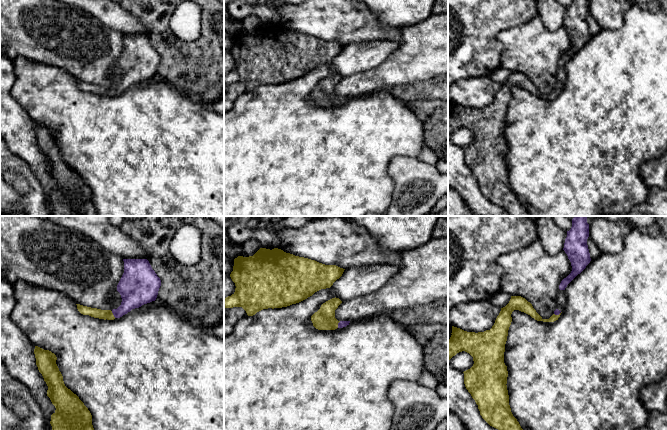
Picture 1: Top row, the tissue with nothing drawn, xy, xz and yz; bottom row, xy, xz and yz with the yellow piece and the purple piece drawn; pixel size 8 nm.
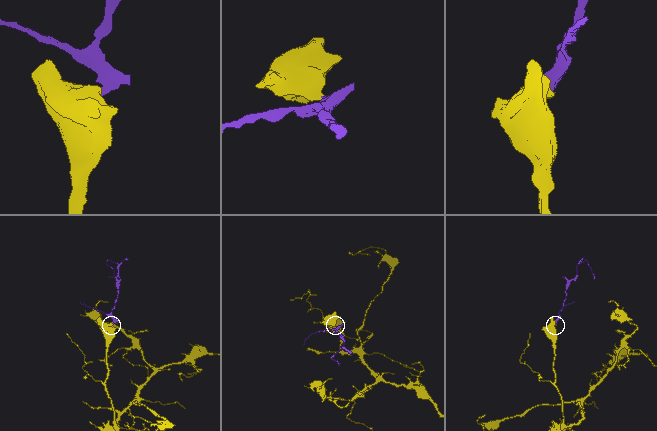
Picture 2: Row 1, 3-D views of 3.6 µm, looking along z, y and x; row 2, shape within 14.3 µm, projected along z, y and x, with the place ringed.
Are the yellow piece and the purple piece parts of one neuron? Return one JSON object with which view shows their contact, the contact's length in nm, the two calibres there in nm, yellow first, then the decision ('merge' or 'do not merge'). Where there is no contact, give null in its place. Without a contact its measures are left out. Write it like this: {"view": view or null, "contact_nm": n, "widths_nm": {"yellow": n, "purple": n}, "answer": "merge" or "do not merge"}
{"view": "xy", "contact_nm": 70, "widths_nm": {"yellow": 80, "purple": 220}, "answer": "merge"}

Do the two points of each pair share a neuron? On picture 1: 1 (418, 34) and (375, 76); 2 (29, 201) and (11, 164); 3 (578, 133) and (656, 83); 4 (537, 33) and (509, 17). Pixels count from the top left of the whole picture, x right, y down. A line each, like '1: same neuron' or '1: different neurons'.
1: same neuron
2: same neuron
3: same neuron
4: different neurons

